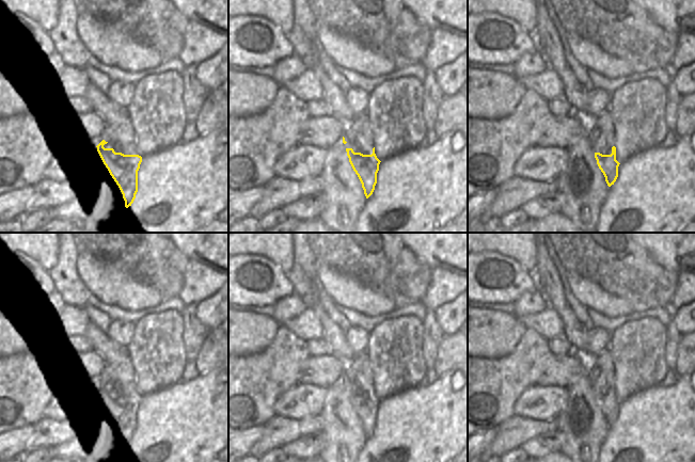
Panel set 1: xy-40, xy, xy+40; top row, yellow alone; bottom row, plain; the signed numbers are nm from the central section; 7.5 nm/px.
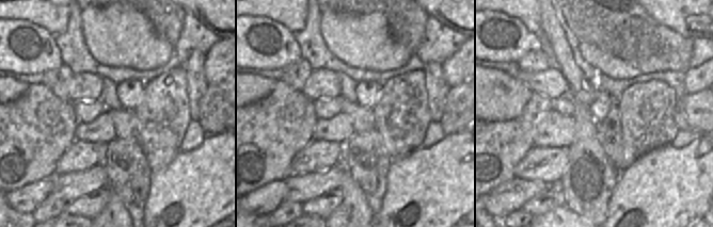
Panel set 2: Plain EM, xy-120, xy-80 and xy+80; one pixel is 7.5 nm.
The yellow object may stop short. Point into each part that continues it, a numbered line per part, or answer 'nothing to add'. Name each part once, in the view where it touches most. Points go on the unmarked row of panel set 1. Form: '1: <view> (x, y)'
nothing to add

